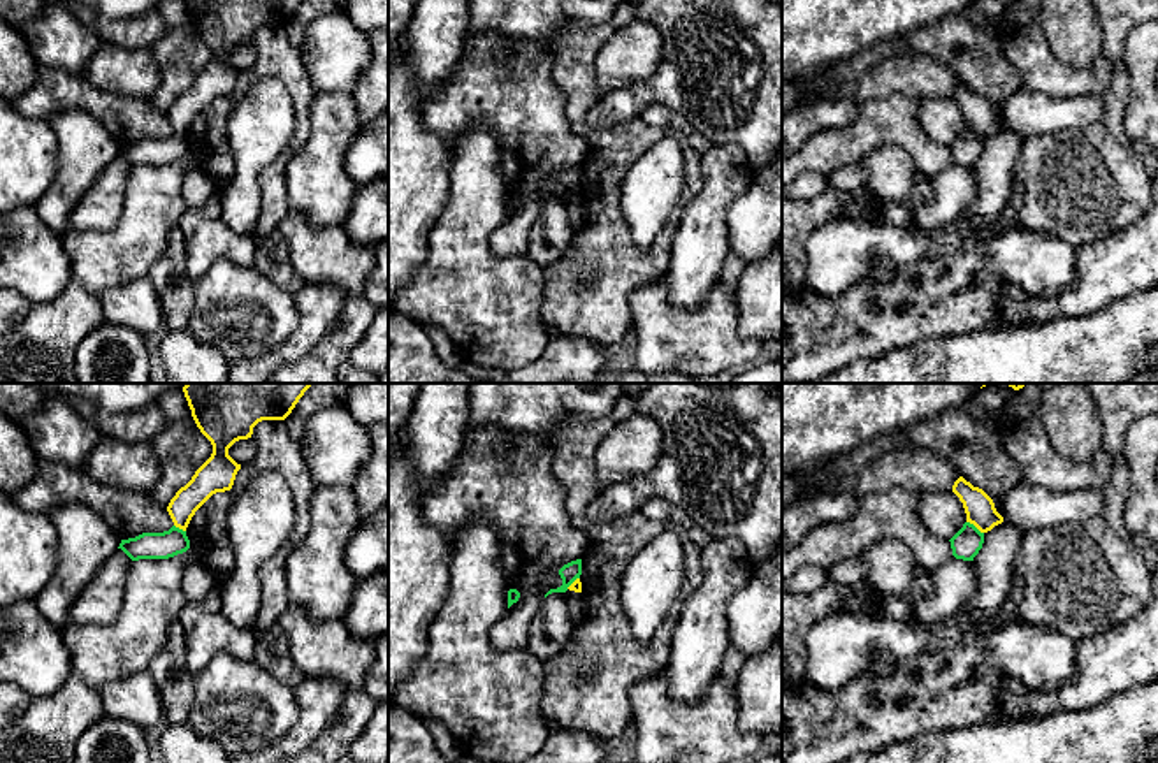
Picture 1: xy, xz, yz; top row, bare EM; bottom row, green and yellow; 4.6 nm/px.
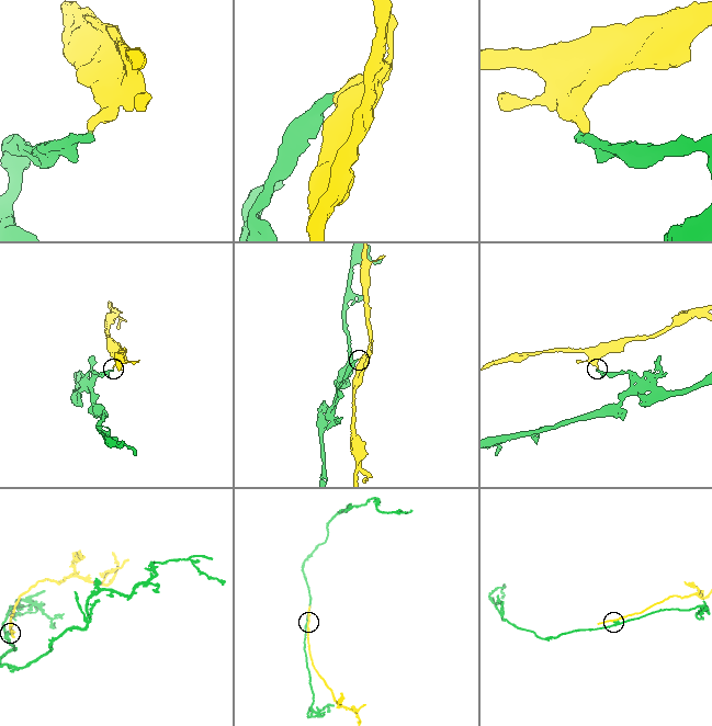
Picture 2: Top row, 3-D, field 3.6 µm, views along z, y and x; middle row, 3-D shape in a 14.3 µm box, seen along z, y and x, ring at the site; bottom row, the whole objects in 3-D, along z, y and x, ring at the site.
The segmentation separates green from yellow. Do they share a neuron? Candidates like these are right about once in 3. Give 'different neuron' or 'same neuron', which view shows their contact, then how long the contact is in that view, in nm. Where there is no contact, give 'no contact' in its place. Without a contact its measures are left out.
different neuron; contact in yz; length 100 nm

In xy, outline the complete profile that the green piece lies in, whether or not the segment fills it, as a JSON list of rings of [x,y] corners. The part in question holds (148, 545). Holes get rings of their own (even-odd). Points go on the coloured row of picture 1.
[[[172,526],[163,533],[142,533],[135,538],[121,540],[119,547],[132,561],[169,559],[190,549],[186,531]]]

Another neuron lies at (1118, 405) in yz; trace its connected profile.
[[[1026,383],[1014,390],[1003,418],[995,425],[1000,440],[1017,464],[1021,483],[1053,492],[1104,489],[1114,457],[1121,457],[1130,425],[1158,411],[1158,383],[1079,383],[1095,399],[1102,422],[1100,452],[1088,462],[1058,454],[1040,417],[1040,399],[1056,383]]]

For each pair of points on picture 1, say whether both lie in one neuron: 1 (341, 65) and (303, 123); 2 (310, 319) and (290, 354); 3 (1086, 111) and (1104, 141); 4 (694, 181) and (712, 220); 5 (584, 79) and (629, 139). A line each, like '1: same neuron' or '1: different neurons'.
1: different neurons
2: same neuron
3: different neurons
4: different neurons
5: same neuron

